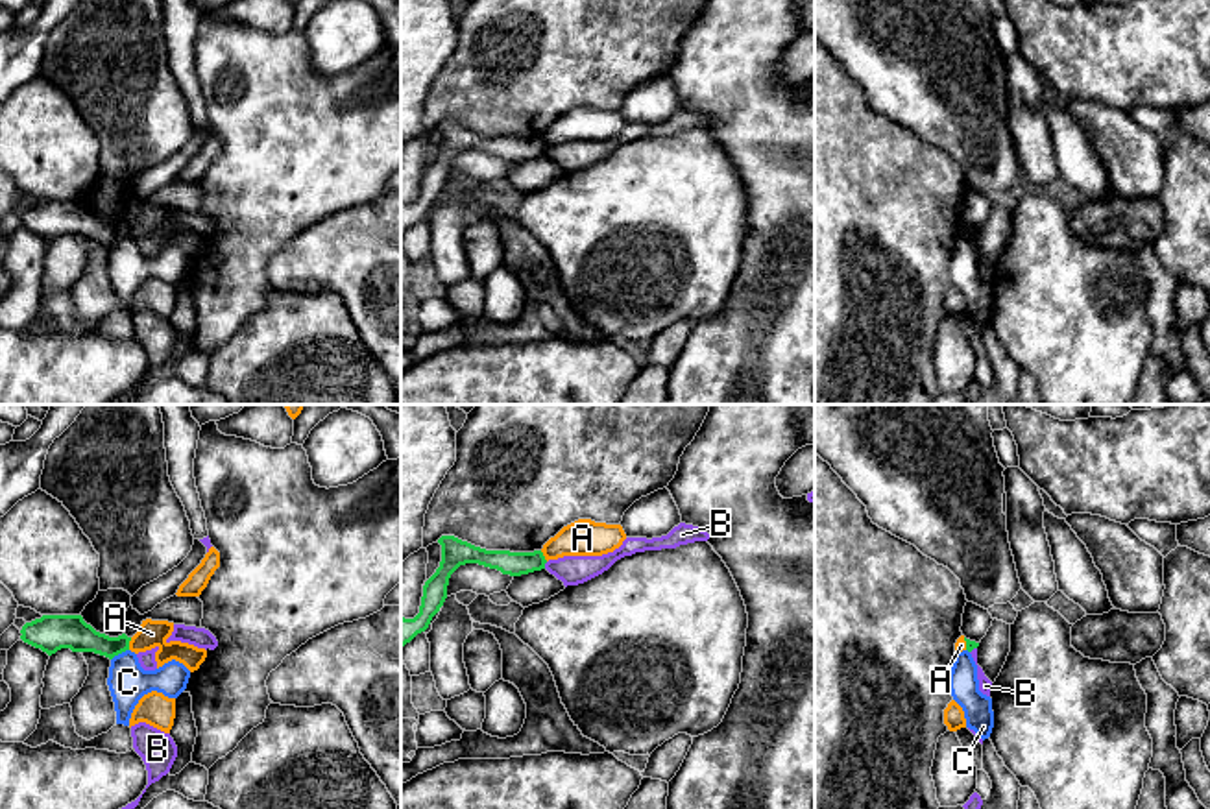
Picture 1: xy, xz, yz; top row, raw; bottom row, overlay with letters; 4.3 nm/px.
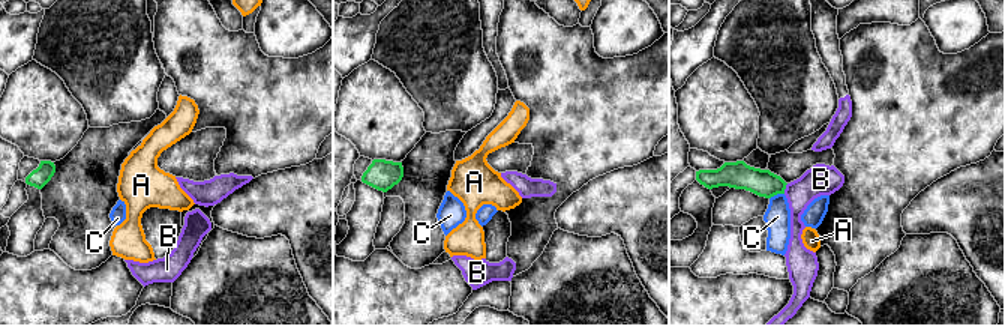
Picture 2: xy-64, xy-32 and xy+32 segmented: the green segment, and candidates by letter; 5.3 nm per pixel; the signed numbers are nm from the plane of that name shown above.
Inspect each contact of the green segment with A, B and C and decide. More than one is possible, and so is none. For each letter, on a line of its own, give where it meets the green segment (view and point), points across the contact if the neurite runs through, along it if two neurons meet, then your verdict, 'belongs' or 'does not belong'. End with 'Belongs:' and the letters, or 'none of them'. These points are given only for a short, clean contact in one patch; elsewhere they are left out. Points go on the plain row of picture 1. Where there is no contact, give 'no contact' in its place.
A: contact xy (128, 229); border xy (132, 224), (128, 235); does not belong
B: contact xz (544, 152); border xz (547, 148), (544, 154); does not belong
C: contact xy (119, 239); border xy (128, 235), (111, 246); does not belong
Belongs: none of them

